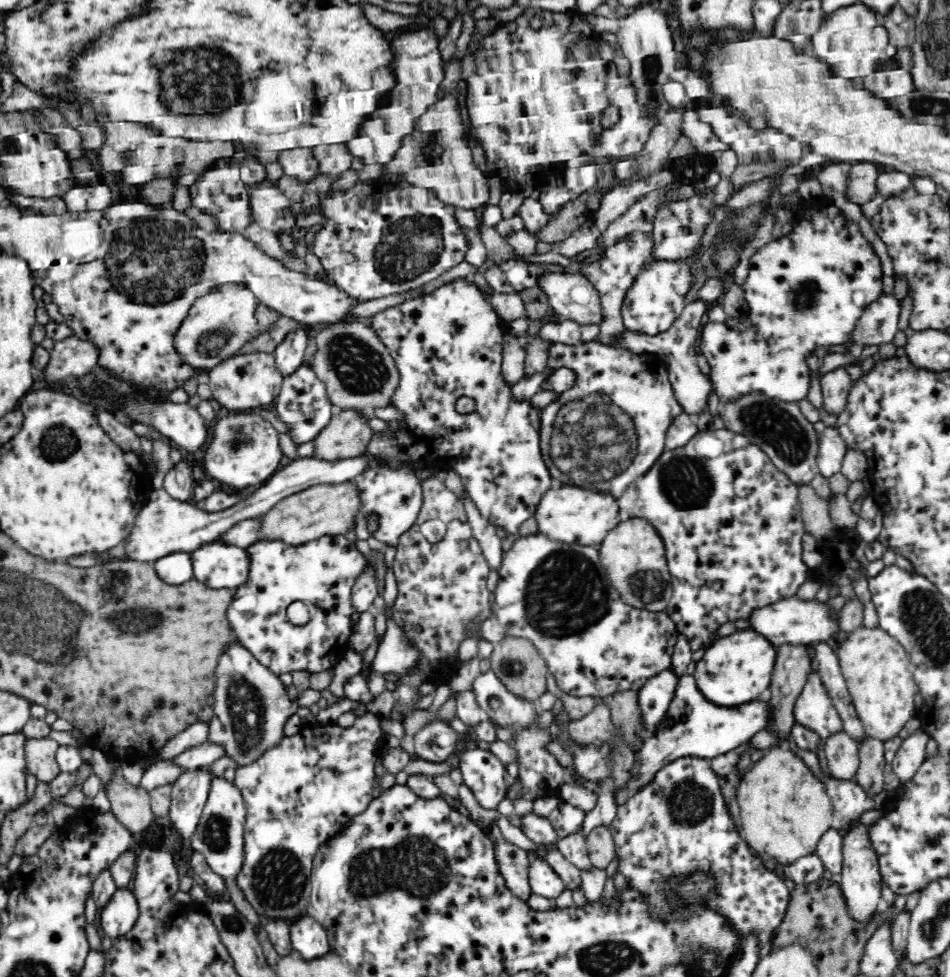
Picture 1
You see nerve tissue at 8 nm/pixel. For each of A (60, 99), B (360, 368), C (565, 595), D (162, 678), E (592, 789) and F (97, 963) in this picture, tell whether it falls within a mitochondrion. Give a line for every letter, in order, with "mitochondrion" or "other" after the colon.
A: other
B: mitochondrion
C: mitochondrion
D: other
E: other
F: other

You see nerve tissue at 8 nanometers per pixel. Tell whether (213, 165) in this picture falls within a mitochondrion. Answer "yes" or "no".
no

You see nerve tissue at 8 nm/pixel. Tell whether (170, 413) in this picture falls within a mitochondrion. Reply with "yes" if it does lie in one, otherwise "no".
no

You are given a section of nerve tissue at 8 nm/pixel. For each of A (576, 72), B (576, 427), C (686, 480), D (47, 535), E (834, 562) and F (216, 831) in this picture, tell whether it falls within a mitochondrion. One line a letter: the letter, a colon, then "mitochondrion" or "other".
A: other
B: mitochondrion
C: mitochondrion
D: other
E: other
F: mitochondrion

